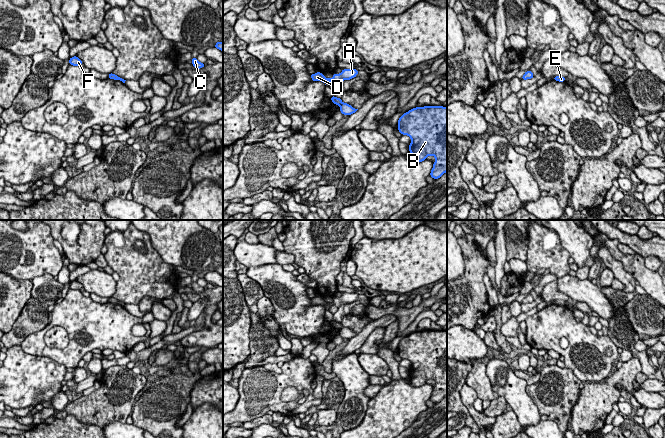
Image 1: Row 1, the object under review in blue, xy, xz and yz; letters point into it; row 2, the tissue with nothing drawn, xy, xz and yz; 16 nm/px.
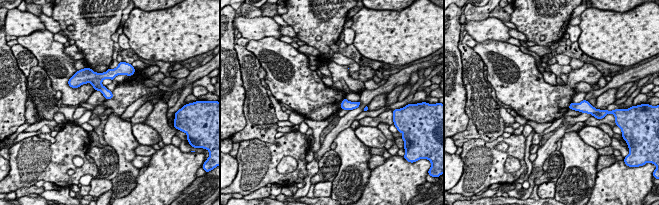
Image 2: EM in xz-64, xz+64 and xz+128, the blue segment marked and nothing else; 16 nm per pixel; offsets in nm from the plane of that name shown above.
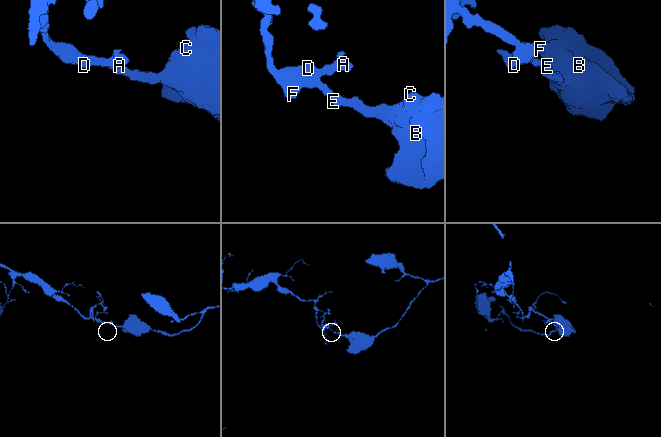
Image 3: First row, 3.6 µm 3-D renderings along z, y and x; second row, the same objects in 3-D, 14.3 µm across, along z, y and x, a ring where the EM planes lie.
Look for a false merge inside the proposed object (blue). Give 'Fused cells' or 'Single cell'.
Fused cells

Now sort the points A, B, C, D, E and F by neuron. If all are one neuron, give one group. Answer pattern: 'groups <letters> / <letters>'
groups A D F / B C E

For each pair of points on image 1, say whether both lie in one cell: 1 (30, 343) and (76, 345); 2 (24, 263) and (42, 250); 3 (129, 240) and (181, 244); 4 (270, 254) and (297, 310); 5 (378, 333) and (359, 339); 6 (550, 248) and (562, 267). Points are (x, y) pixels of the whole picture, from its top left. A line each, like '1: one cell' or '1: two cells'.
1: one cell
2: one cell
3: two cells
4: two cells
5: two cells
6: one cell

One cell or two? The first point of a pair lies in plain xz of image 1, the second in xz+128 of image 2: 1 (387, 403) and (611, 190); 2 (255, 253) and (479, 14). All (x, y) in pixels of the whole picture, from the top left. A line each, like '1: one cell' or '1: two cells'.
1: one cell
2: two cells

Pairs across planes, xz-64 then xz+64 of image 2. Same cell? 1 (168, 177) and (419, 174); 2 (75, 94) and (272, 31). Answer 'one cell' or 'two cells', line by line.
1: one cell
2: two cells

